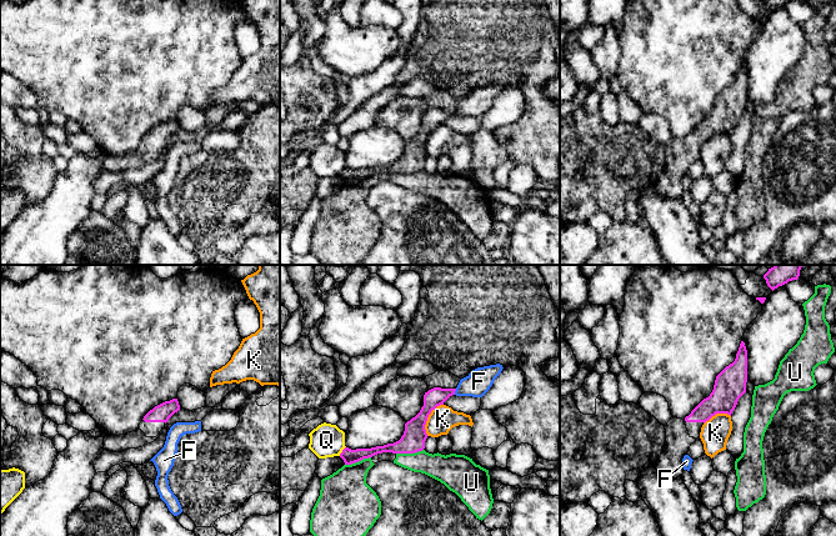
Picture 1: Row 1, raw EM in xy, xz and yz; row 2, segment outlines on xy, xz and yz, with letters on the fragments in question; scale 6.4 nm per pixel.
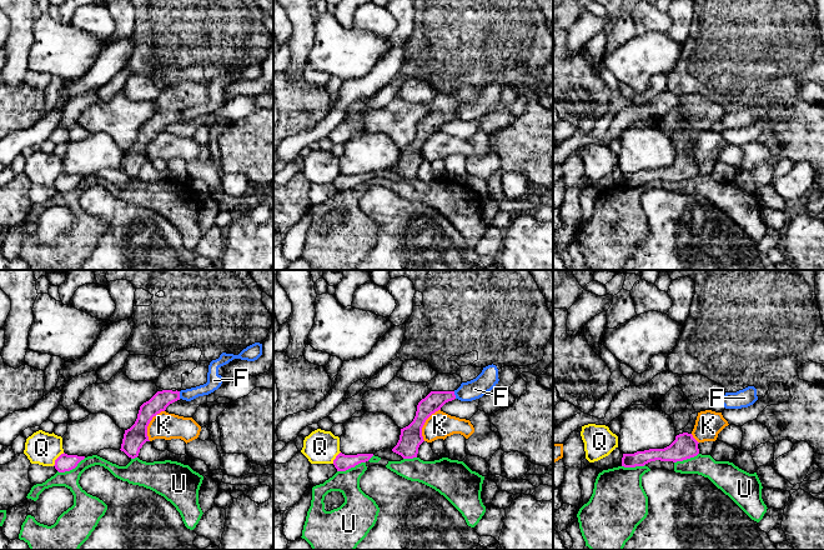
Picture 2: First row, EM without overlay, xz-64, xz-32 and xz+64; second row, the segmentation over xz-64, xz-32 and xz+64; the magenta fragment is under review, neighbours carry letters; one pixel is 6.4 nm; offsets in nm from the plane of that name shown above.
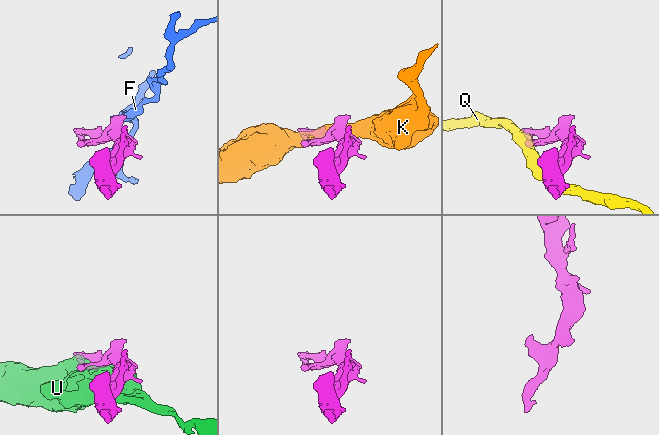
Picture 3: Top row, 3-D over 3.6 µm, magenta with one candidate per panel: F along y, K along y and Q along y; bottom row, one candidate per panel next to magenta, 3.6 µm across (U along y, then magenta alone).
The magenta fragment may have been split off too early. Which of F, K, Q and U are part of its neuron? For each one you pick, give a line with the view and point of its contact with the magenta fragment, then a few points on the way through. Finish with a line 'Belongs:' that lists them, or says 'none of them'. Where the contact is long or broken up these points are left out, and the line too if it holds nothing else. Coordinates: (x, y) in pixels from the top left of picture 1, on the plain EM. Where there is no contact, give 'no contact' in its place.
Belongs: none of them

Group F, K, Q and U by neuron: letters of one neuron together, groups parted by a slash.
F / K / Q / U

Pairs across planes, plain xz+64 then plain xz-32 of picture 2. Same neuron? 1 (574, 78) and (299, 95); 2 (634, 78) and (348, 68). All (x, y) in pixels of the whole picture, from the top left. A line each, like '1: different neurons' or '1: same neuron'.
1: same neuron
2: same neuron

